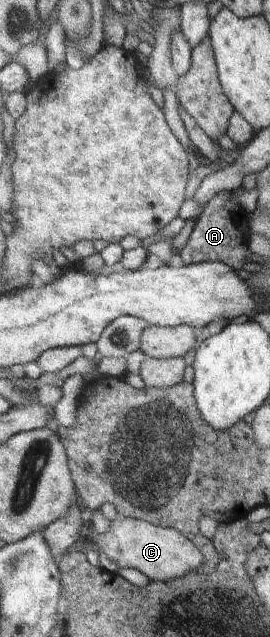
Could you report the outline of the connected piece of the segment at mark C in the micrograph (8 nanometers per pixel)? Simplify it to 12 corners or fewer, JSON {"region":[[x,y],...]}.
{"region":[[118,515],[89,537],[150,582],[196,572],[203,557],[174,528]]}

